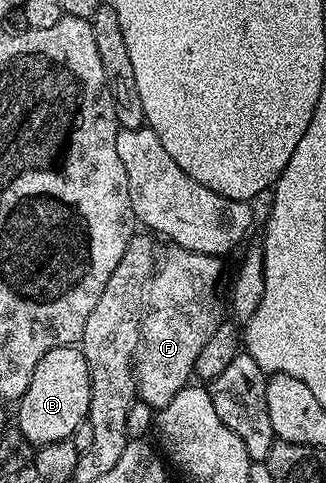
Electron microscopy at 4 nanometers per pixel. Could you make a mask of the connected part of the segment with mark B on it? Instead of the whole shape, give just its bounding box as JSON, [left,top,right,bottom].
[18,345,90,447]

